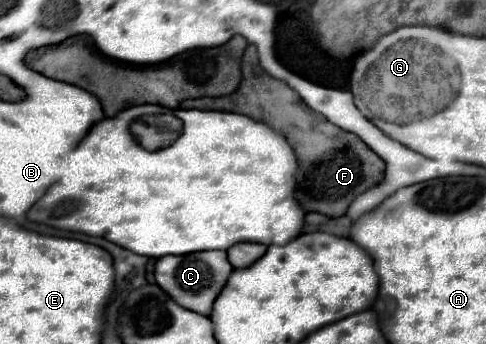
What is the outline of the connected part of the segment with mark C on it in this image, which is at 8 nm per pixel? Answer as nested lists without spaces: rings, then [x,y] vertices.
[[[199,251],[197,255],[165,255],[165,259],[157,259],[155,263],[155,281],[181,307],[201,315],[209,315],[213,301],[217,299],[231,271],[233,267],[227,259],[227,251]]]

